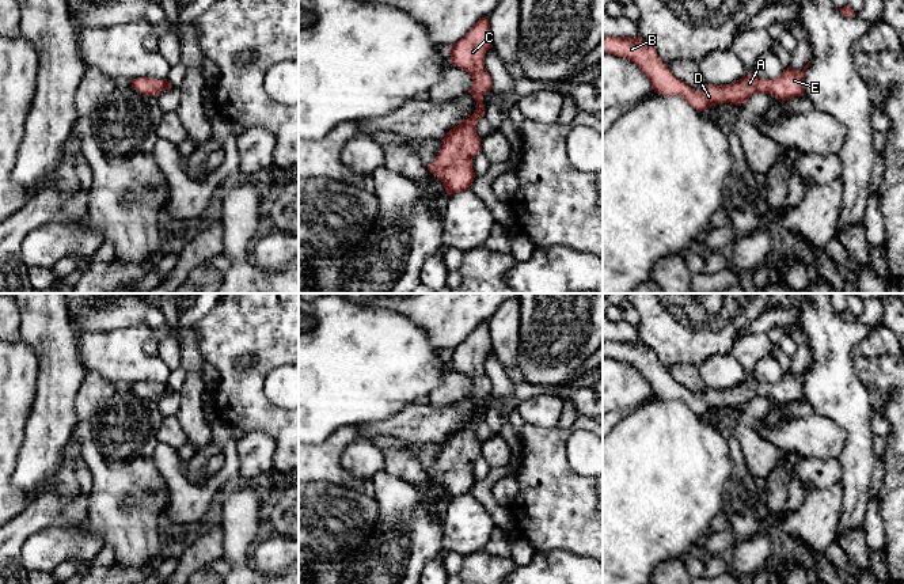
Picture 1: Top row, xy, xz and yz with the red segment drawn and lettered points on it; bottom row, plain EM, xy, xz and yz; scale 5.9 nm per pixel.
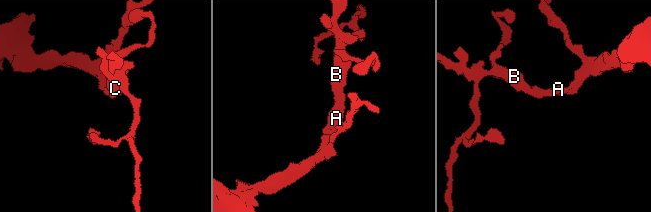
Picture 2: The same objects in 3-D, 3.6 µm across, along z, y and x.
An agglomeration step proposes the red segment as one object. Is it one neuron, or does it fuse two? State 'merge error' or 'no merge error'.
no merge error

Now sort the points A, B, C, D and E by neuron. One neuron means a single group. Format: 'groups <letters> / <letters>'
groups A B C D E

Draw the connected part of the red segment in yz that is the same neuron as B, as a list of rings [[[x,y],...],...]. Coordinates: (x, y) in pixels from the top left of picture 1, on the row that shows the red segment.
[[[603,37],[603,53],[633,61],[649,79],[654,92],[664,96],[681,96],[698,111],[719,103],[741,106],[757,92],[772,94],[776,99],[783,101],[802,96],[805,92],[805,72],[810,67],[810,61],[802,71],[790,67],[783,69],[779,77],[771,80],[749,73],[734,83],[726,86],[709,84],[706,88],[696,91],[677,79],[661,61],[656,48],[639,37]]]

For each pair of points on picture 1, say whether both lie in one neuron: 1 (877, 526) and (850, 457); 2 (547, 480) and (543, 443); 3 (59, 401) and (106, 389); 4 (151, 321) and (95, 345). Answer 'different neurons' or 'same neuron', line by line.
1: different neurons
2: same neuron
3: different neurons
4: different neurons

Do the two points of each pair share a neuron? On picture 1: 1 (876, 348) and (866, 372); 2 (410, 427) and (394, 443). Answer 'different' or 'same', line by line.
1: different
2: different

